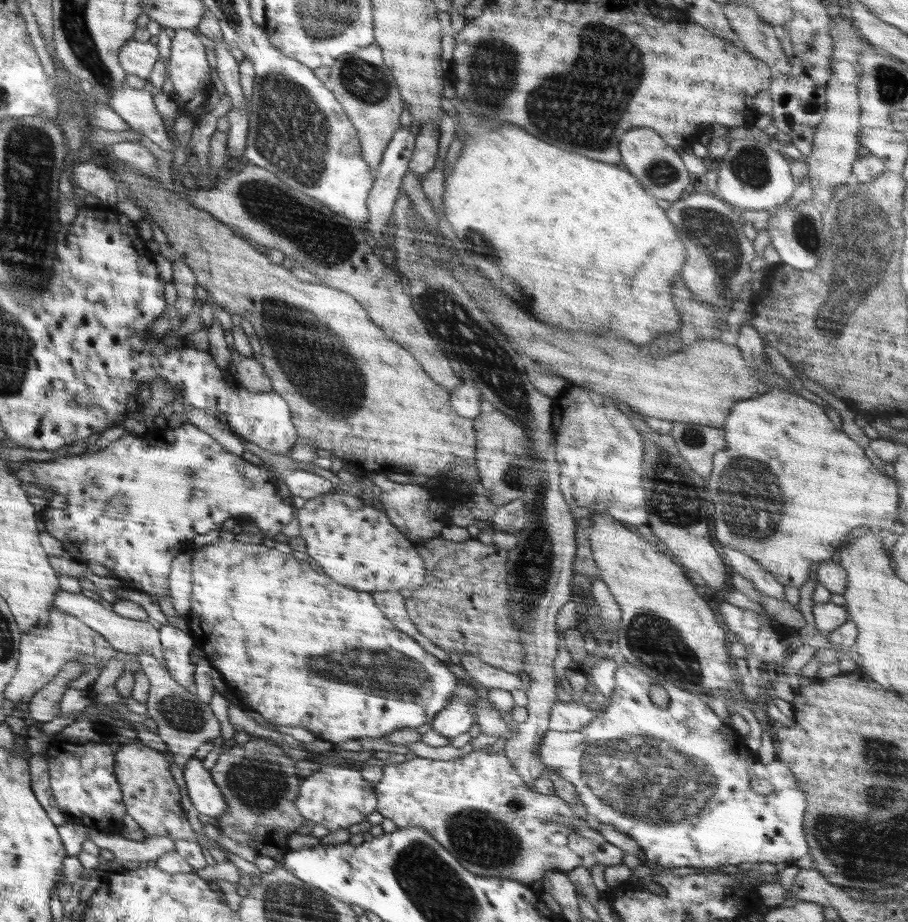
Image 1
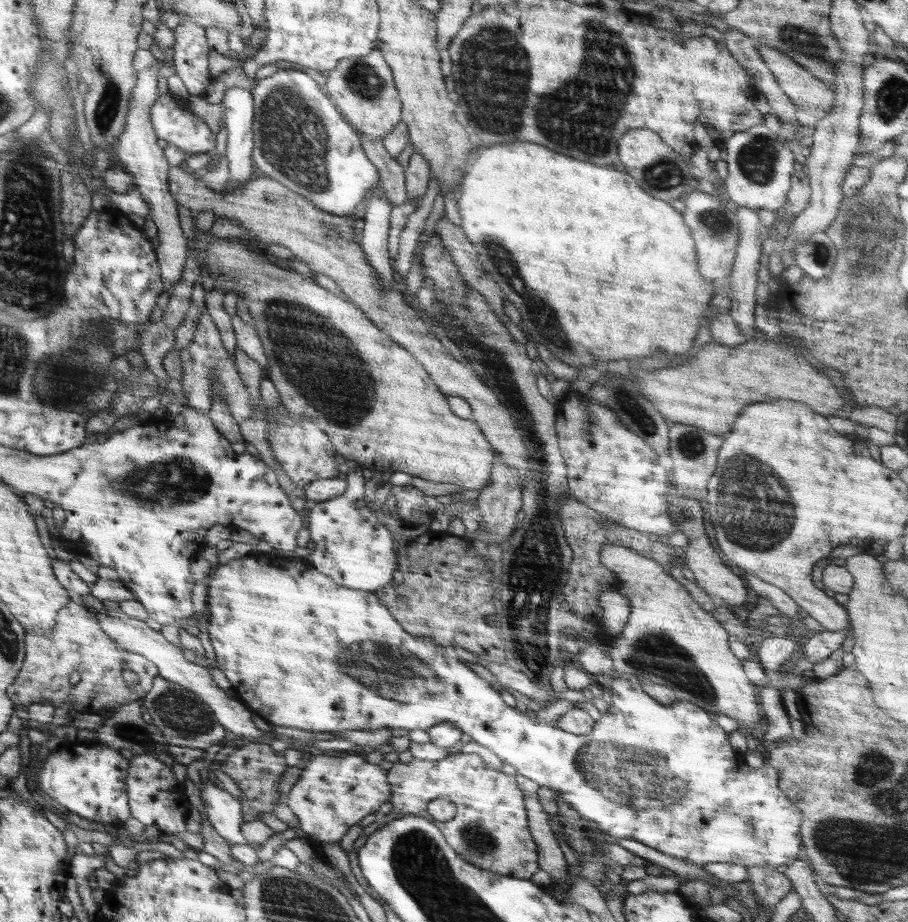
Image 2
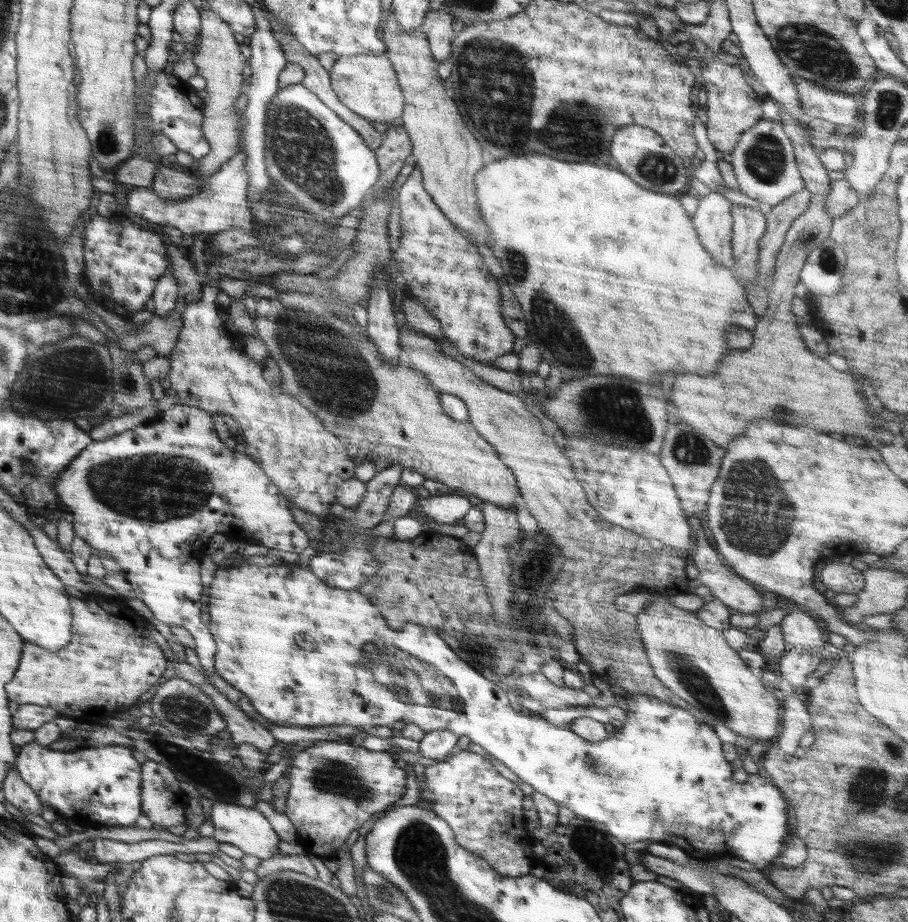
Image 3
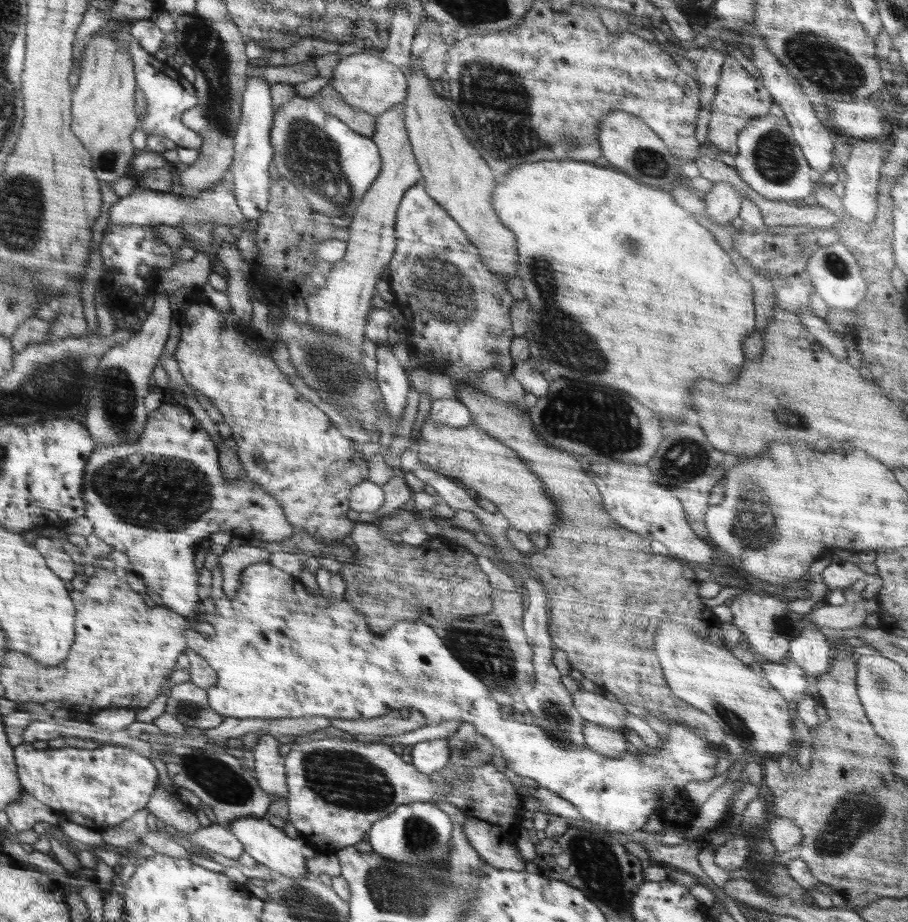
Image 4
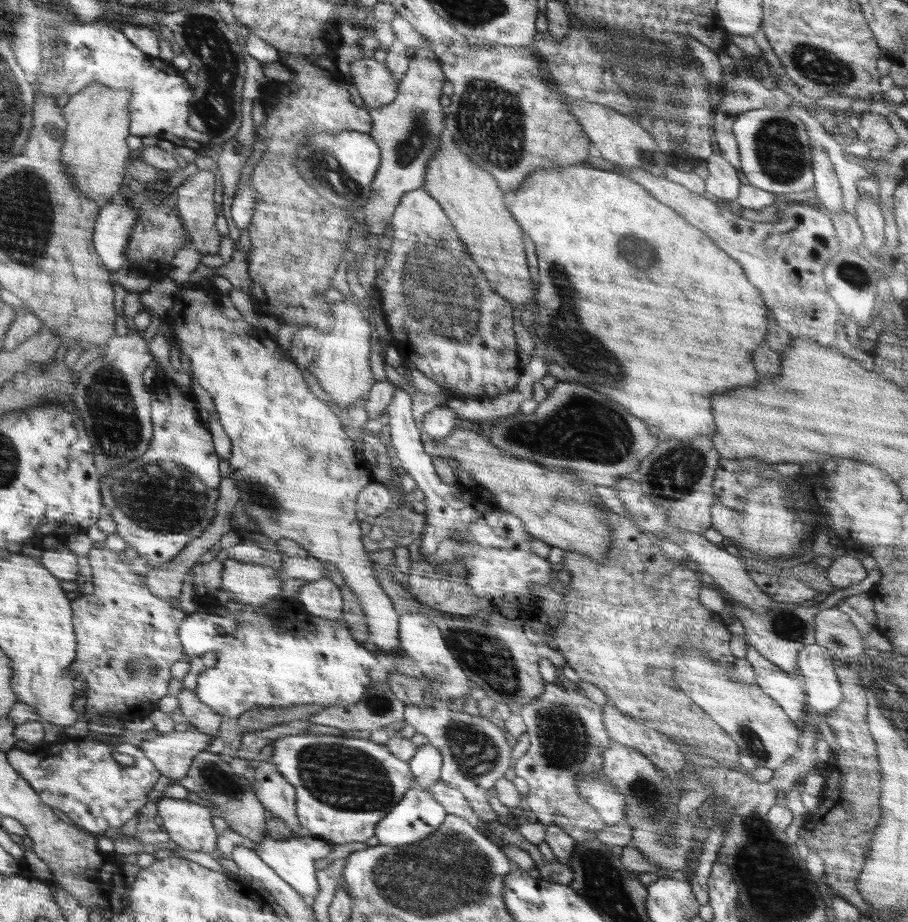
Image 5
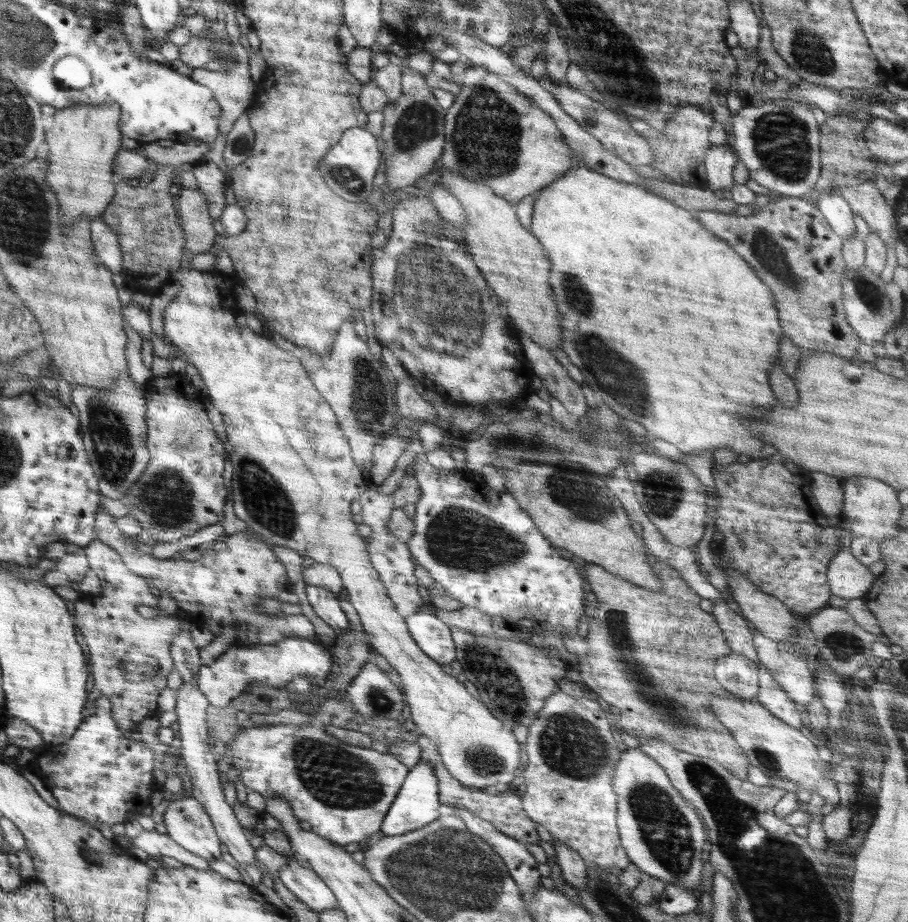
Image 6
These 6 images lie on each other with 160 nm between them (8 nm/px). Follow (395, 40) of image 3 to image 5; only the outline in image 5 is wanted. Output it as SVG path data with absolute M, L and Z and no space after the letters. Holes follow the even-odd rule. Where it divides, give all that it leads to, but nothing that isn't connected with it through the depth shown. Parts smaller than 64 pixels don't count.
M441 142L427 160L422 188L440 203L491 288L509 300L517 314L530 303L537 304L537 290L532 290L524 254L522 229L504 204L505 192L498 186L497 180L480 170L456 144Z

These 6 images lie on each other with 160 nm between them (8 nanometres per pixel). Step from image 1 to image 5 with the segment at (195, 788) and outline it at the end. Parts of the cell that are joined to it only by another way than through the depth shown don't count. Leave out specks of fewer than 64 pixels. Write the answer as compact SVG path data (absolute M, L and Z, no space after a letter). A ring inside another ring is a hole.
M266 834L262 842L258 843L253 851L268 865L274 869L278 876L282 877L290 886L296 889L302 896L311 896L314 900L318 894L319 886L316 880L316 871L314 861L319 858L327 857L332 852L334 844L328 839L316 839L309 837L290 837L289 839L276 840L274 837Z

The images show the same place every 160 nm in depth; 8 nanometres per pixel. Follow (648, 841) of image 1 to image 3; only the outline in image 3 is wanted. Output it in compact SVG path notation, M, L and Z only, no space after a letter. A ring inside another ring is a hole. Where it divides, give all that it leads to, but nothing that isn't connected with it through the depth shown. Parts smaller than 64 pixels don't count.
M296 561L288 566L243 564L227 571L217 572L209 587L208 594L209 608L206 613L210 615L210 632L213 633L213 639L217 643L215 670L228 684L232 684L244 696L248 696L250 704L254 706L256 712L272 723L286 726L346 724L353 727L370 728L373 726L392 727L394 722L402 720L402 724L417 724L418 728L425 729L426 733L432 732L436 727L446 726L446 729L450 729L450 732L455 732L459 737L467 736L471 742L484 748L487 753L502 762L504 766L510 768L522 781L530 784L540 794L546 795L559 805L569 808L578 816L584 816L584 818L588 818L592 822L605 824L606 830L612 836L616 836L622 844L652 838L656 843L667 843L681 848L689 857L699 861L723 859L728 854L735 854L737 858L751 863L754 869L765 871L773 866L772 860L774 858L778 860L779 855L785 849L785 842L793 832L792 812L788 800L783 796L781 790L761 773L751 775L750 780L738 784L732 778L734 769L724 758L723 742L716 735L713 726L710 723L700 722L692 712L688 712L684 708L666 704L666 702L662 702L658 698L652 698L652 696L634 694L630 698L624 697L624 700L626 700L626 719L623 720L622 727L617 729L612 736L608 735L604 740L587 741L569 728L552 725L539 714L532 714L528 711L516 712L510 706L506 696L506 687L488 680L485 676L480 676L480 672L476 672L466 662L462 662L446 646L446 642L440 636L436 636L434 632L428 632L426 627L416 626L416 624L408 624L403 629L390 628L386 624L386 620L383 620L382 614L378 612L378 608L370 602L367 596L364 596L356 589L340 590L331 587L322 582L309 568L302 569Z

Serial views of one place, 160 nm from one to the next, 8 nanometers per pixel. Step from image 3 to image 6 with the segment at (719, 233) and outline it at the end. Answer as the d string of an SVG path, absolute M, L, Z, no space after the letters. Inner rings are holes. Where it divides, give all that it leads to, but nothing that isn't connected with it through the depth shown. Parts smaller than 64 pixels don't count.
M731 143L711 145L703 160L707 188L710 191L731 189L735 185L733 172L736 159Z

